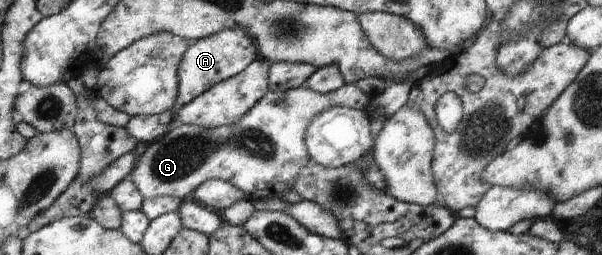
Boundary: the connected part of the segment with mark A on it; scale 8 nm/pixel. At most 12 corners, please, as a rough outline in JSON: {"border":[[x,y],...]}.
{"border":[[244,28],[190,41],[172,111],[259,58]]}

